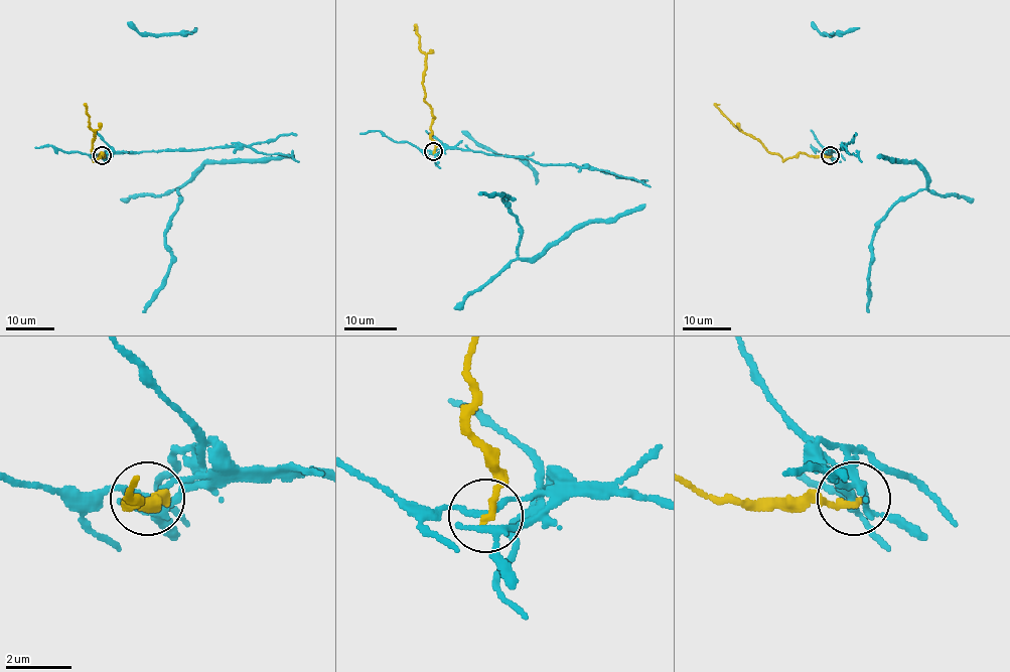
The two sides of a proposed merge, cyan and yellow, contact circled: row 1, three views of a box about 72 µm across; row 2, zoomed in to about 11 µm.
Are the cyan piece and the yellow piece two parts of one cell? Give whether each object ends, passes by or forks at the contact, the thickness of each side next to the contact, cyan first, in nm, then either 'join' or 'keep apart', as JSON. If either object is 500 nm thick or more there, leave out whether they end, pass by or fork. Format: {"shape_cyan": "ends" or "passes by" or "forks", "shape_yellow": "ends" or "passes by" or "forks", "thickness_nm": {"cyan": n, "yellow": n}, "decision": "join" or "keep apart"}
{"shape_cyan": "passes by", "shape_yellow": "ends", "thickness_nm": {"cyan": 160, "yellow": 240}, "decision": "keep apart"}

